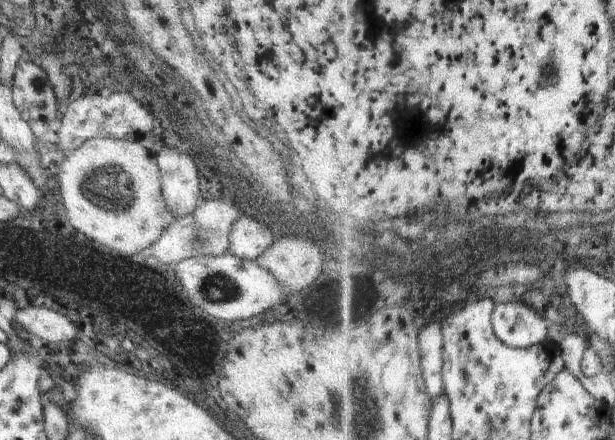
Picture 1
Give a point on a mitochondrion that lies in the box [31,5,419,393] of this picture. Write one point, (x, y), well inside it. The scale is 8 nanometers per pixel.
(109, 188)

